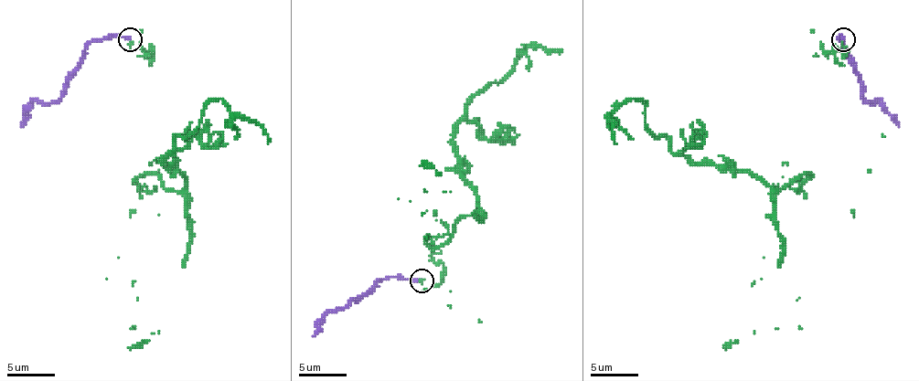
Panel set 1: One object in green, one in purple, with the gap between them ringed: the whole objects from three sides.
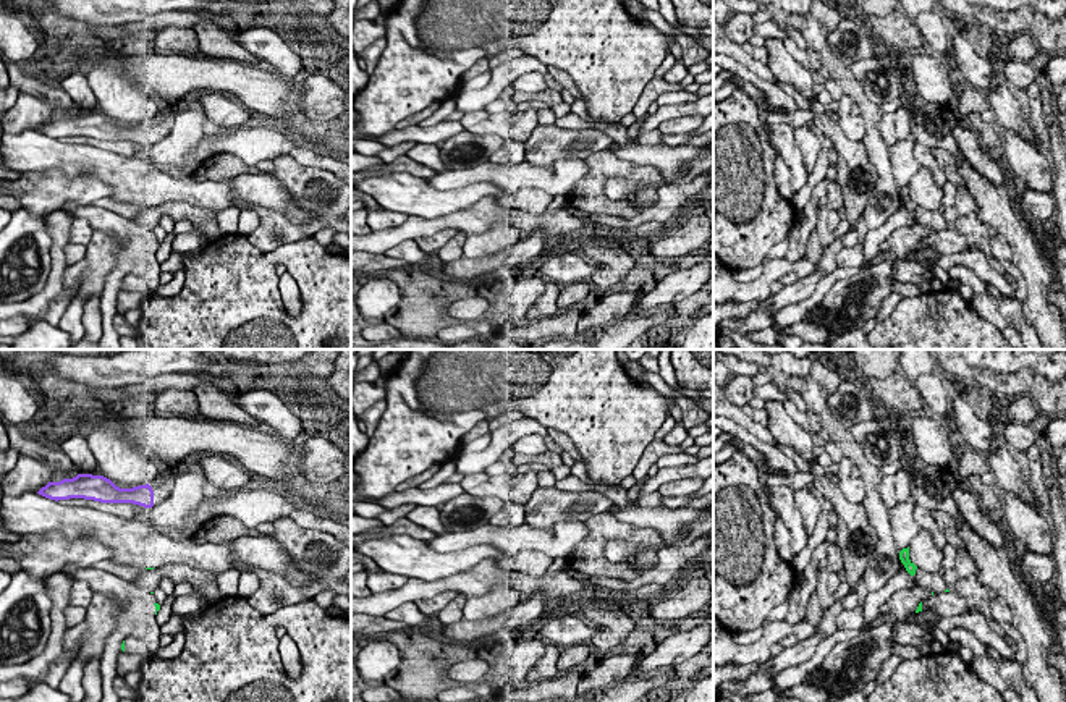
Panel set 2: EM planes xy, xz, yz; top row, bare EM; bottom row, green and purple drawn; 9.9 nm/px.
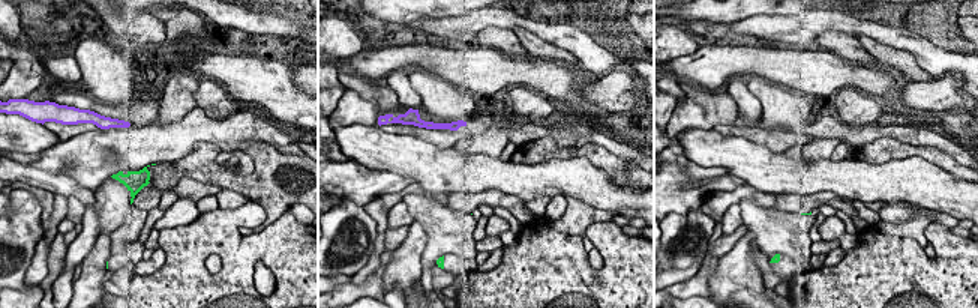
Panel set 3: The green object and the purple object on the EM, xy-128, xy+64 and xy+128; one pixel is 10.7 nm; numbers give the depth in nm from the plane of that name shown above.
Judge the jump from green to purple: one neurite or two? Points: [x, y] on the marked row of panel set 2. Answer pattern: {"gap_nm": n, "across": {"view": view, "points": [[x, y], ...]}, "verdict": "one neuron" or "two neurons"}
{"gap_nm": 600, "across": {"view": "xy", "points": [[146, 568], [146, 507]]}, "verdict": "two neurons"}

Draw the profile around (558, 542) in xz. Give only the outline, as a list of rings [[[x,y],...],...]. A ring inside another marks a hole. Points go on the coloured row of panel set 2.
[[[560,521],[552,529],[534,529],[529,524],[503,529],[487,524],[467,532],[440,535],[425,543],[440,553],[458,552],[474,545],[493,545],[510,556],[519,552],[540,552],[550,558],[566,558],[584,535],[587,535],[586,522],[576,521]]]

